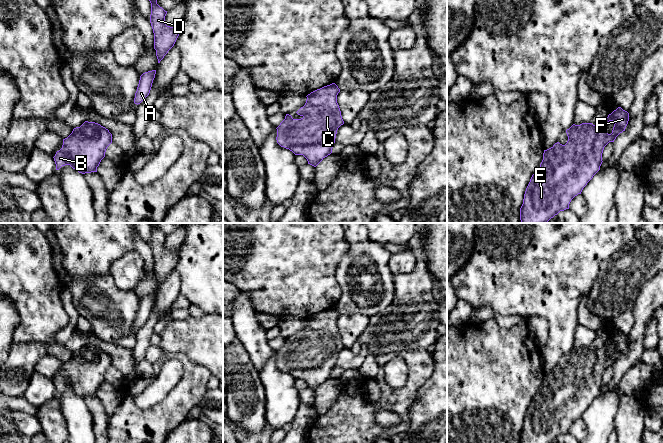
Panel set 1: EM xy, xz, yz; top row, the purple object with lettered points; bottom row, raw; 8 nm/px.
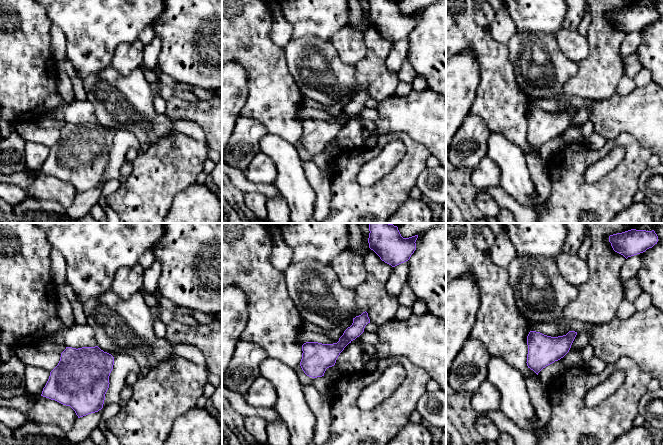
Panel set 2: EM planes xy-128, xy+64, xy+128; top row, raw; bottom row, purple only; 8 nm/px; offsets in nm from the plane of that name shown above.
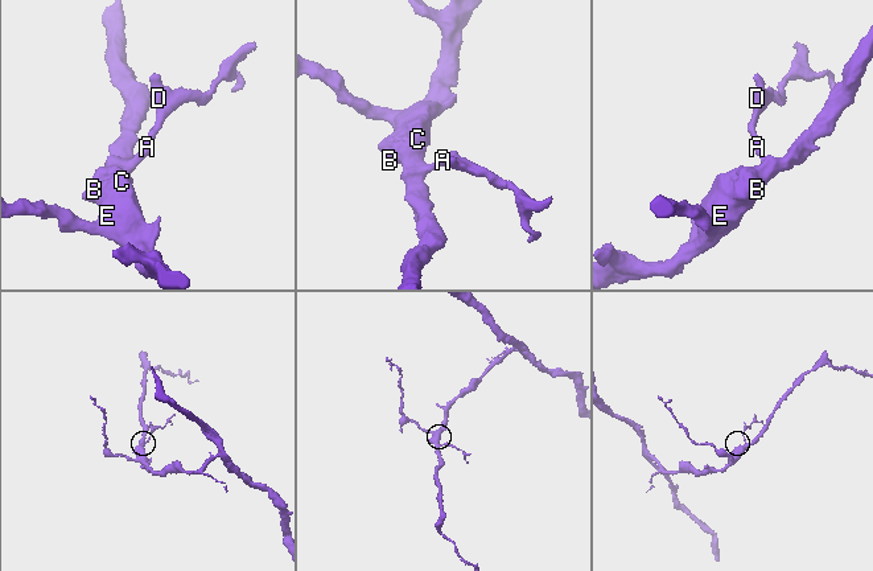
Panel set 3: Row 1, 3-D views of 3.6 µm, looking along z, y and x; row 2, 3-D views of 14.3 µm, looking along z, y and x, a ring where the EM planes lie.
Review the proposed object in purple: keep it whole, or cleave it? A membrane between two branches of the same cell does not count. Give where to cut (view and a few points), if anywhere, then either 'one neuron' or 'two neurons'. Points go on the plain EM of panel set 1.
no cut | one neuron

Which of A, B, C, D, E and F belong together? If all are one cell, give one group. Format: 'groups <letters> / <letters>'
groups A B C D E F

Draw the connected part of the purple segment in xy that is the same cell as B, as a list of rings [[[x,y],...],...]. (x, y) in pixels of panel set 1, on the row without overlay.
[[[85,345],[63,363],[62,372],[53,381],[56,394],[70,389],[82,398],[97,396],[97,391],[111,367],[112,358],[108,353],[98,347]]]

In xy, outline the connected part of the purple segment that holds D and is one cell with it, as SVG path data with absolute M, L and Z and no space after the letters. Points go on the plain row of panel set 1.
M149 223L151 227L150 247L154 257L154 273L158 287L164 282L168 275L174 270L178 260L178 251L170 251L165 248L167 235L157 228L157 223Z

